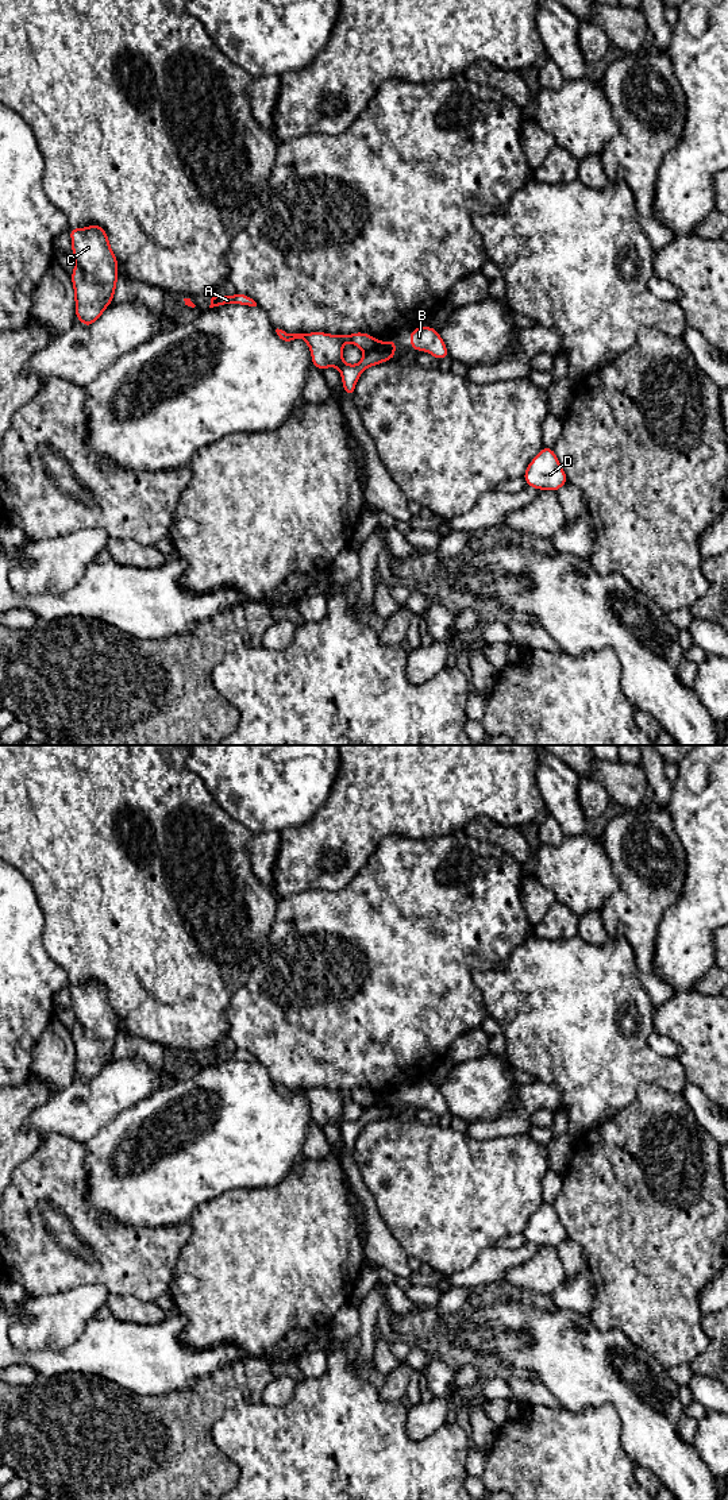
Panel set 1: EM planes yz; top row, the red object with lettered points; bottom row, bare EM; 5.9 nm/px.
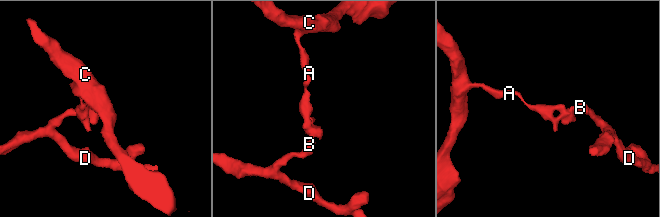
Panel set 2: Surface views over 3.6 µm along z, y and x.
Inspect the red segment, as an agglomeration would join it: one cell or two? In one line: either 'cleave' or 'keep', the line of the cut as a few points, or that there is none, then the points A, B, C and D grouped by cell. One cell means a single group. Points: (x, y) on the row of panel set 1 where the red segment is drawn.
cleave; cut in yz along (378, 342), (378, 347), (388, 359); A C / B D

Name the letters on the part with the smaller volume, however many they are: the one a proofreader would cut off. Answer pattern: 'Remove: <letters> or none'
Remove: B, D

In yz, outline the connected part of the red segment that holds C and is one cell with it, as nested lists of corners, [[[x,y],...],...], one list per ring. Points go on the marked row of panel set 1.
[[[97,224],[69,228],[72,252],[76,259],[72,271],[76,319],[90,327],[112,304],[118,282],[118,258],[109,239]]]

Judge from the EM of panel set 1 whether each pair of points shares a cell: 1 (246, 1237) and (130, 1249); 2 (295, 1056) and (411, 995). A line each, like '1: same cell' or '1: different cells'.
1: different cells
2: same cell

